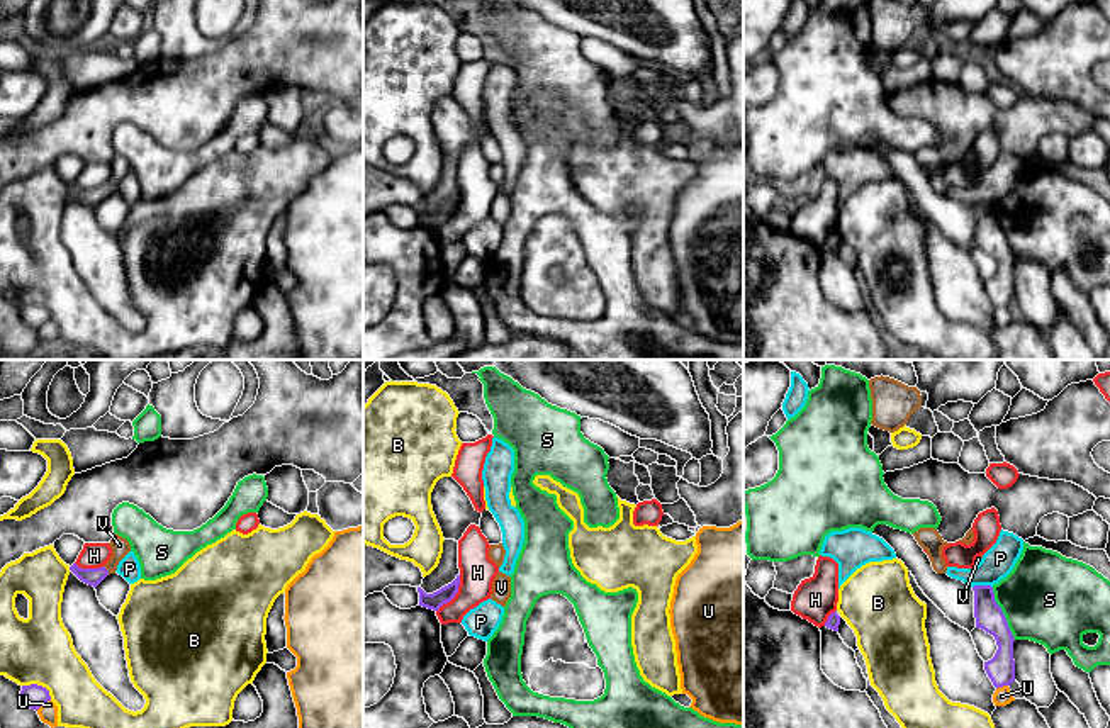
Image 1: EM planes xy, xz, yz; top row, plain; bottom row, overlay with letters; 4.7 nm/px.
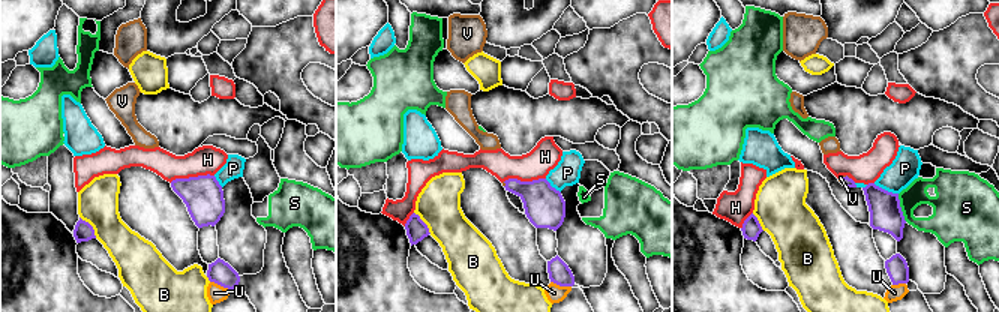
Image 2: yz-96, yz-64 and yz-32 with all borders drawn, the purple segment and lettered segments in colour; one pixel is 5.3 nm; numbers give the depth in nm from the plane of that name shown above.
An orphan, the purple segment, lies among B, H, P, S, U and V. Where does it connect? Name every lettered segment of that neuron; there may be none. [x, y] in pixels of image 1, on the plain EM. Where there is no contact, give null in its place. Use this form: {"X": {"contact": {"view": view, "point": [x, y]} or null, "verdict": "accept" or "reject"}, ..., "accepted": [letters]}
{"B": {"contact": {"view": "xy", "point": [39, 306]}, "verdict": "reject"}, "H": {"contact": {"view": "xz", "point": [455, 212]}, "verdict": "reject"}, "P": {"contact": {"view": "yz", "point": [981, 206]}, "verdict": "reject"}, "S": {"contact": {"view": "yz", "point": [1002, 233]}, "verdict": "reject"}, "U": {"contact": {"view": "xy", "point": [43, 323]}, "verdict": "reject"}, "V": {"contact": {"view": "xy", "point": [107, 190]}, "verdict": "accept"}, "accepted": ["V"]}

